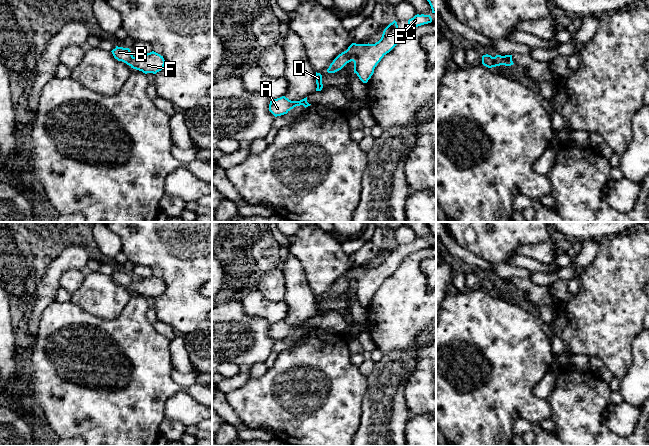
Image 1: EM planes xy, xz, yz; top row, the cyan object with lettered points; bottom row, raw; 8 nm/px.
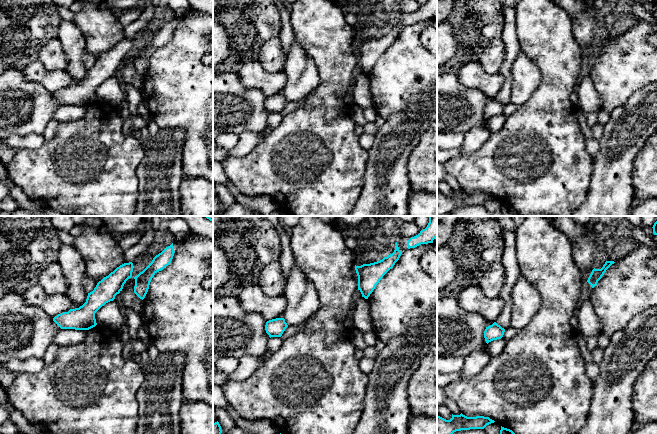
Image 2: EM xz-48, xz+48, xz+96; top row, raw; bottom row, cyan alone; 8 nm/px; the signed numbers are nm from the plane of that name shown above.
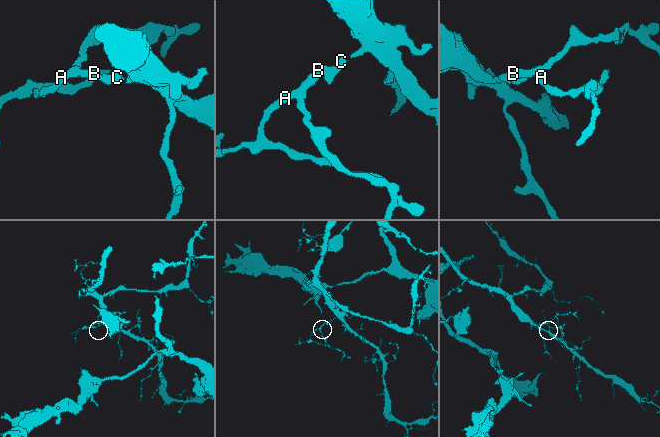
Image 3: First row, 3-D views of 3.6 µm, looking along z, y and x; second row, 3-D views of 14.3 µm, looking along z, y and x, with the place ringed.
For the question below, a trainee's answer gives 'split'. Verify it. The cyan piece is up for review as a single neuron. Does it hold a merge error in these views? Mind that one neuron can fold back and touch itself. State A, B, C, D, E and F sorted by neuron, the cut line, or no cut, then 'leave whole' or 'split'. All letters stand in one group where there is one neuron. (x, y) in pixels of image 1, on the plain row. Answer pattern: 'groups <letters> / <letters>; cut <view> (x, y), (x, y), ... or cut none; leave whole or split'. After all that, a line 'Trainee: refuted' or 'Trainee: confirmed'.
groups A B C D E F; cut none; leave whole
Trainee: refuted

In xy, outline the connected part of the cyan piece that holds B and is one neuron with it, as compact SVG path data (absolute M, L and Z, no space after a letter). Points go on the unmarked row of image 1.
M116 270L116 272L111 276L114 282L118 285L122 285L129 289L131 292L142 295L145 298L156 298L157 296L161 295L165 289L163 280L154 275L147 278L142 278L139 281L134 281L131 278L129 272Z

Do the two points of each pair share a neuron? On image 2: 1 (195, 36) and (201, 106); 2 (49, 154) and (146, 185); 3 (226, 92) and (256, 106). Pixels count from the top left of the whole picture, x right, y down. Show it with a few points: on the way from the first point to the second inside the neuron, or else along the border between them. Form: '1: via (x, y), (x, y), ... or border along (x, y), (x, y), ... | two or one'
1: via (195, 53), (195, 89) | one
2: border along (142, 160), (136, 171), (137, 202), (135, 205) | two
3: via (233, 99), (240, 106), (249, 106) | one

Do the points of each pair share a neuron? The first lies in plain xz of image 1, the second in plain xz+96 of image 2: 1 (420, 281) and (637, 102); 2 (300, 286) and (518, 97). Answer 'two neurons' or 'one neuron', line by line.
1: two neurons
2: one neuron

